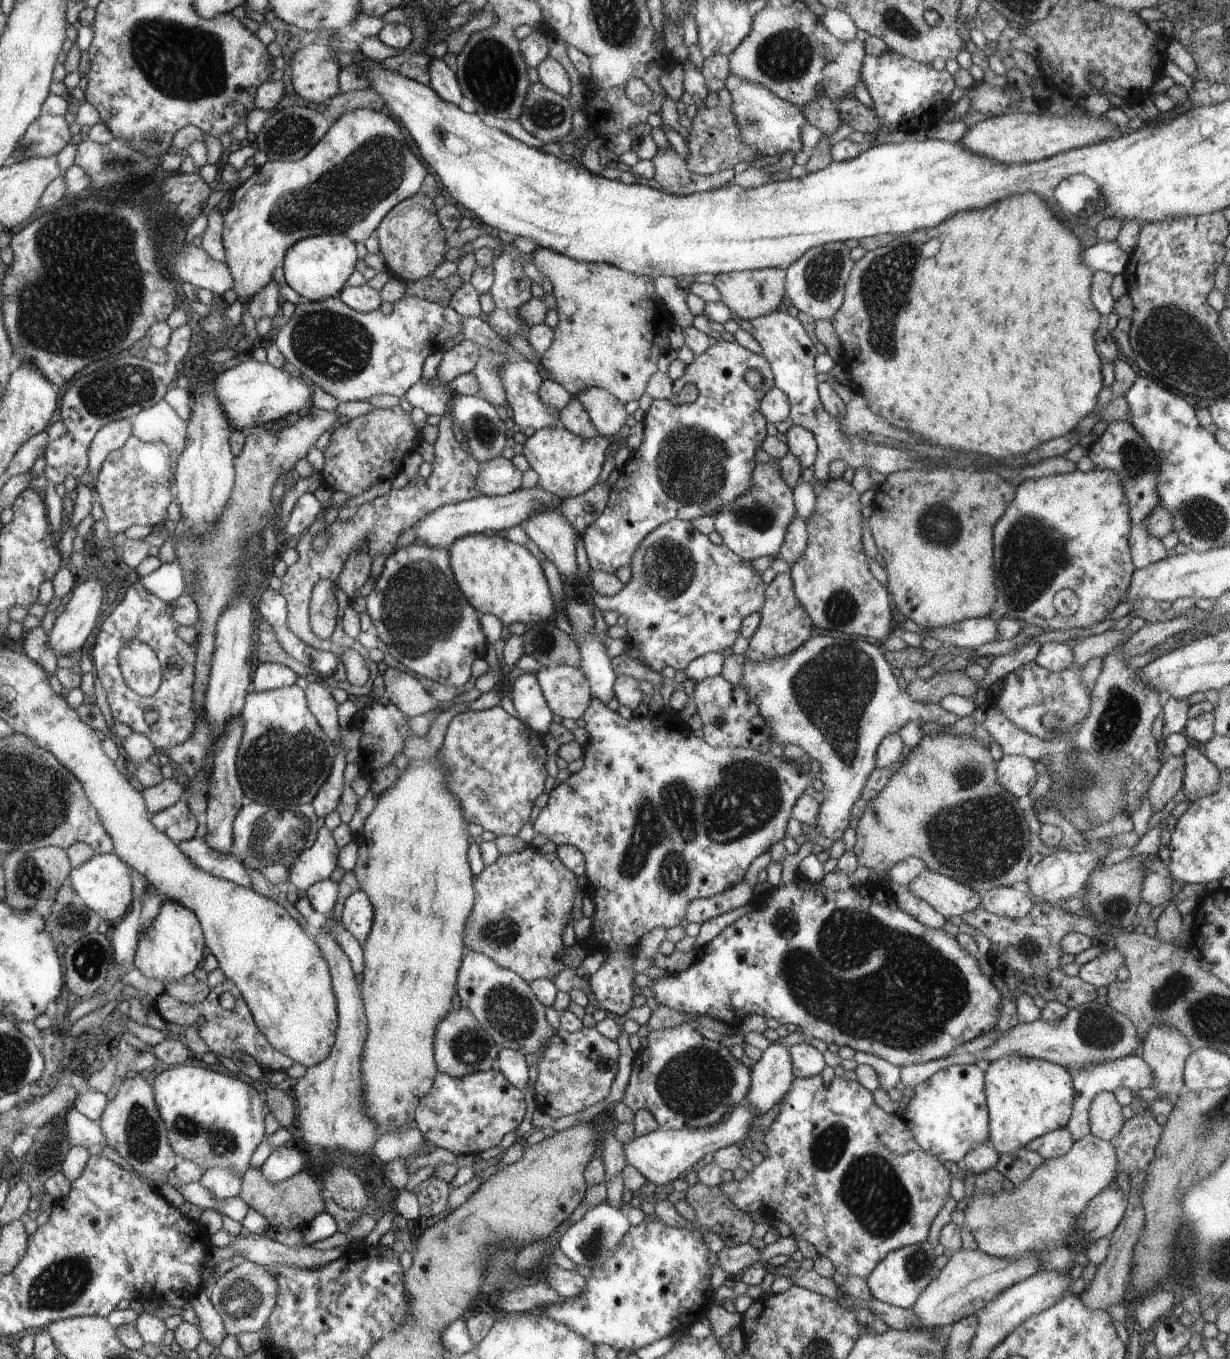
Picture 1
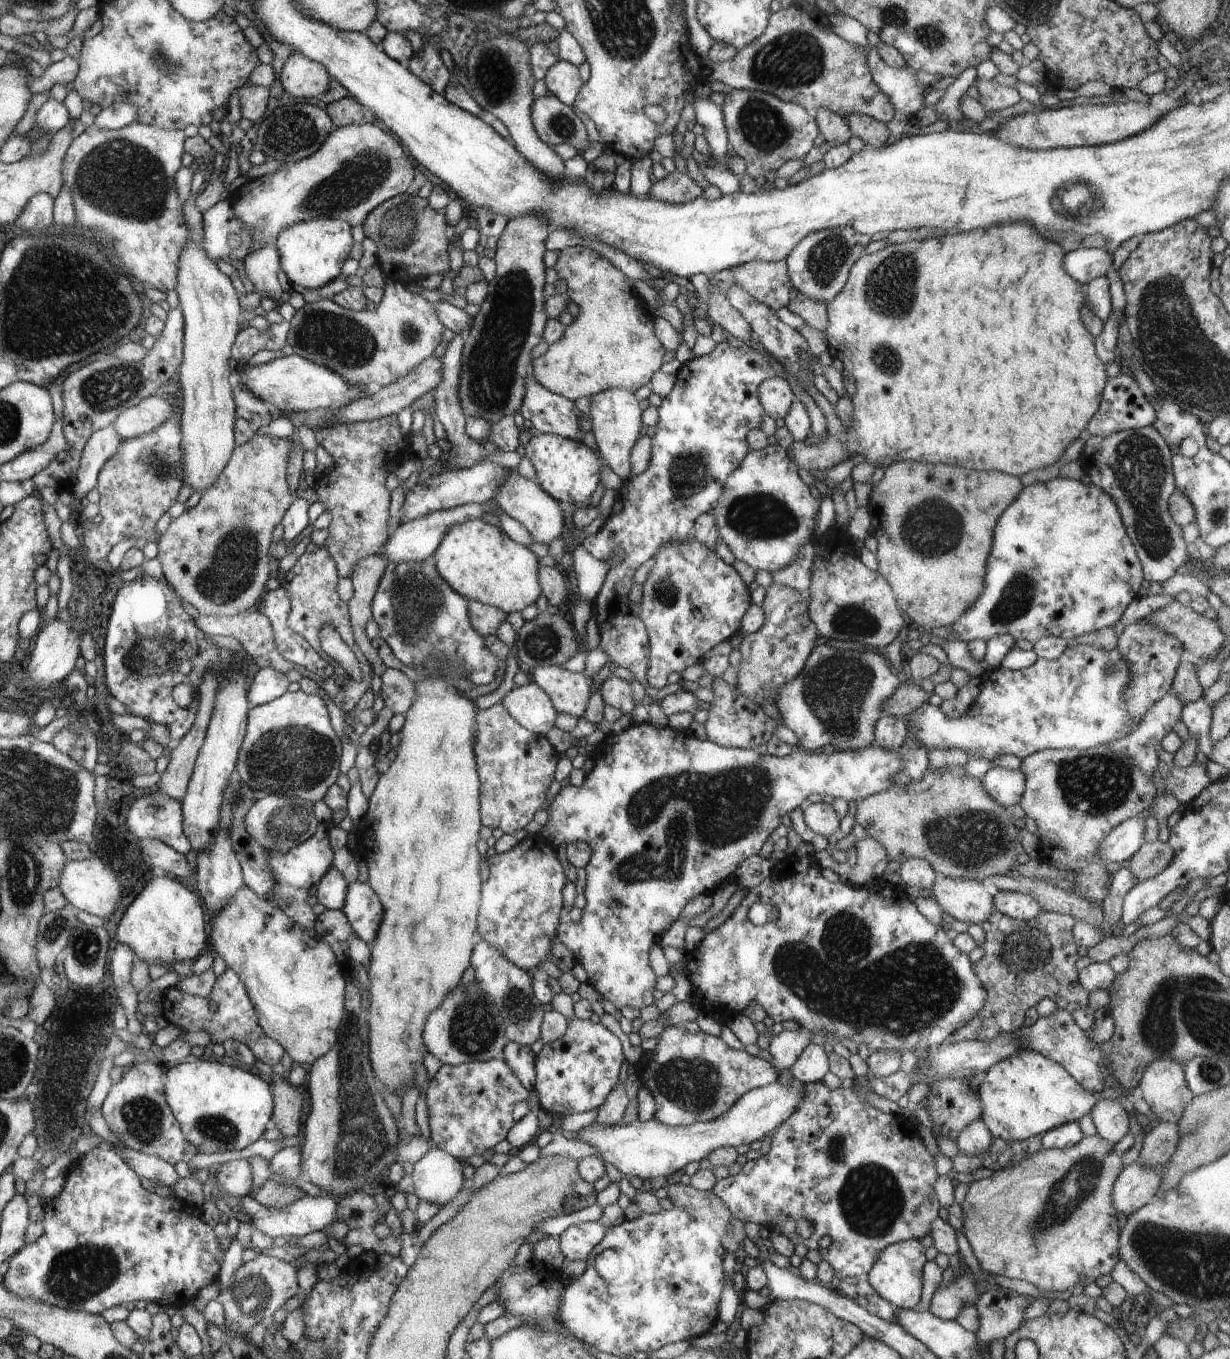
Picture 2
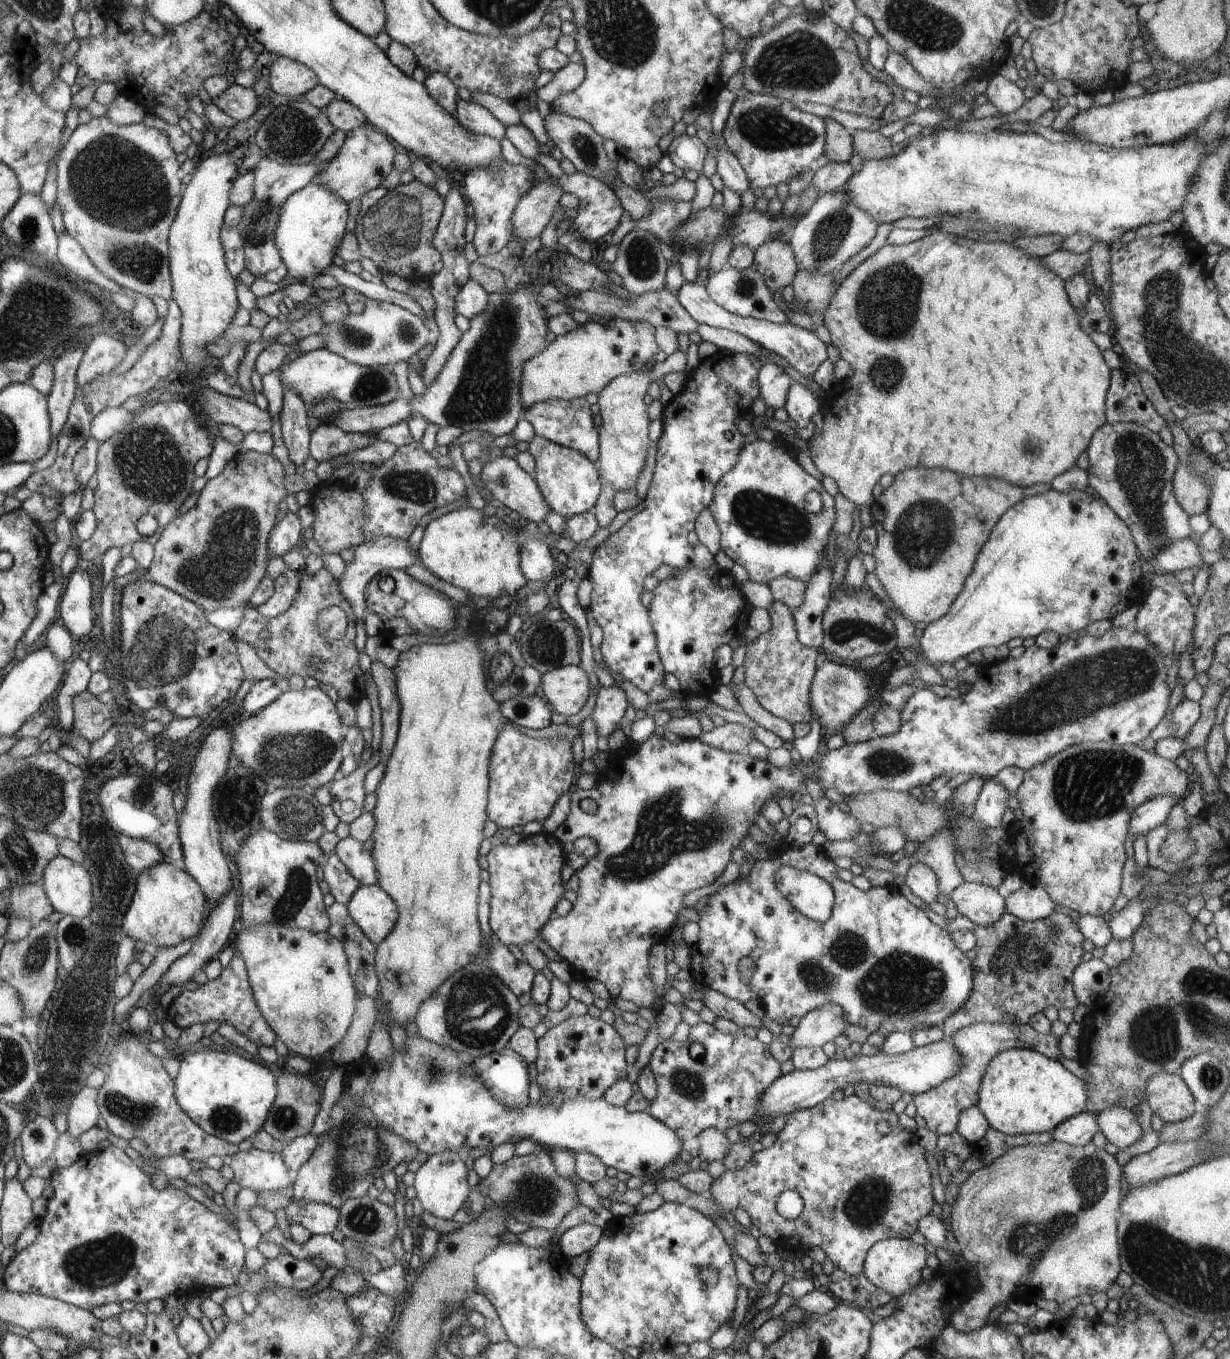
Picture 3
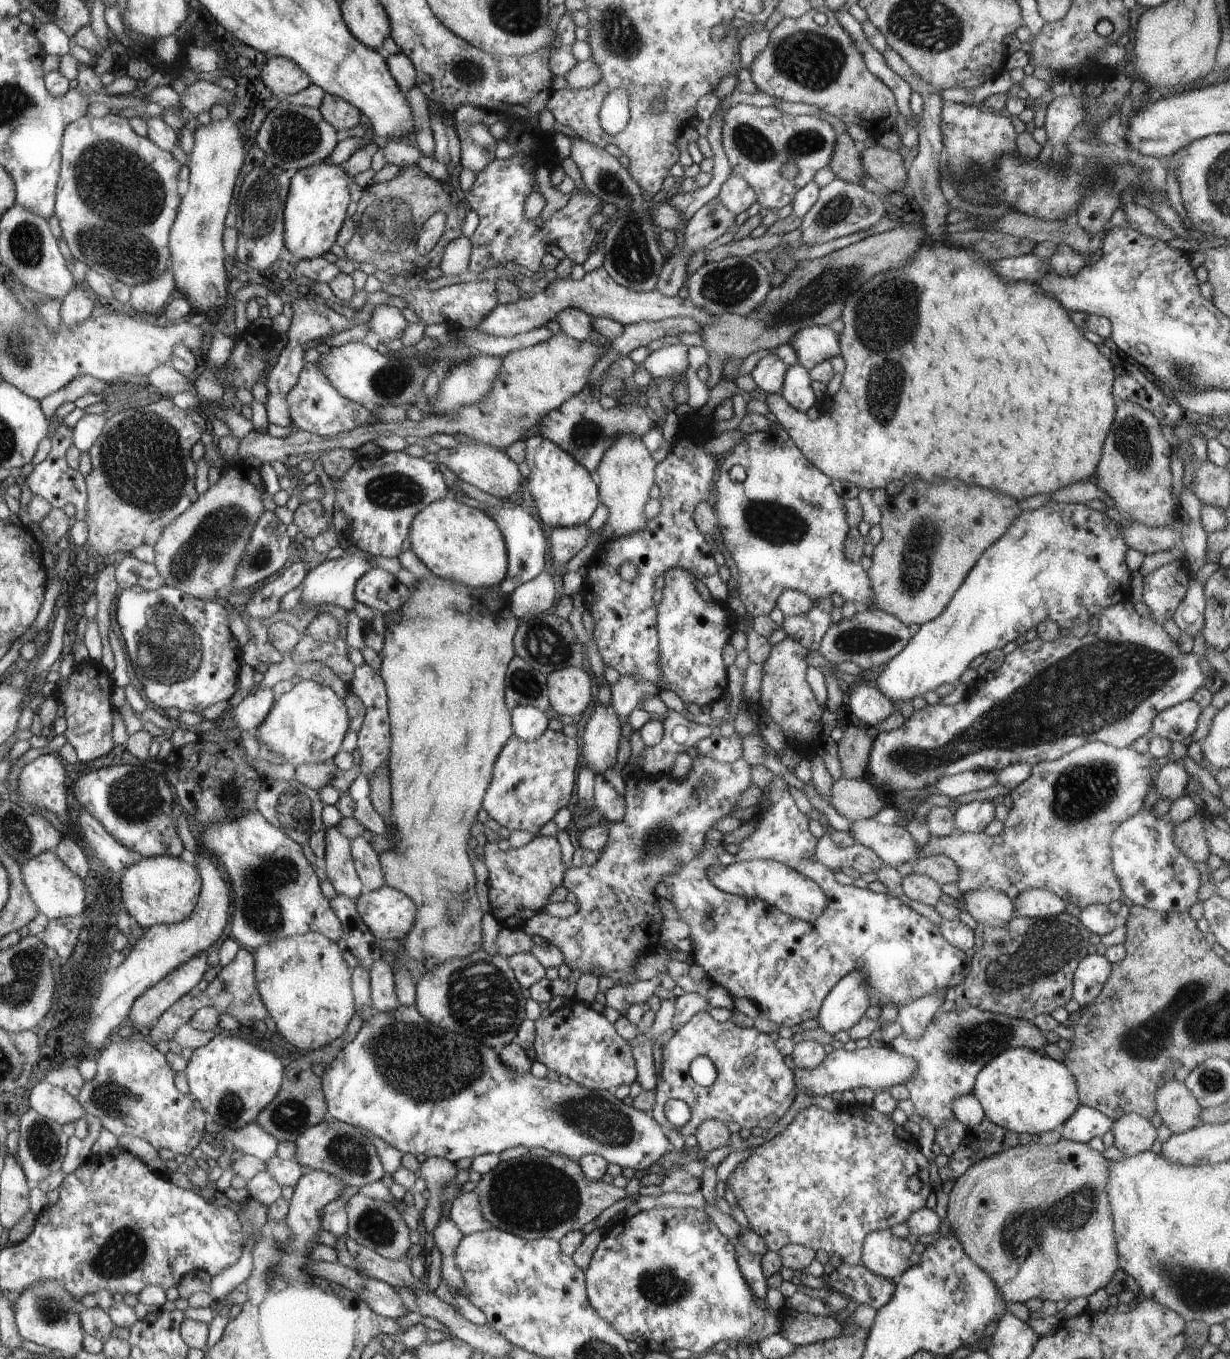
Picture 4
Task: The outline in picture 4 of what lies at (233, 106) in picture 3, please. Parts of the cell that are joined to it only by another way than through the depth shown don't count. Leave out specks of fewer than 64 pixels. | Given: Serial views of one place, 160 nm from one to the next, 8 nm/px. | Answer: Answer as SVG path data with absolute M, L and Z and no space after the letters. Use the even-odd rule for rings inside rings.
M200 79L193 86L188 87L188 90L184 96L181 96L181 110L188 114L192 119L197 117L202 112L208 112L215 104L222 104L227 109L233 107L237 103L237 94L235 91L226 91L218 84L211 83L210 81L203 81Z

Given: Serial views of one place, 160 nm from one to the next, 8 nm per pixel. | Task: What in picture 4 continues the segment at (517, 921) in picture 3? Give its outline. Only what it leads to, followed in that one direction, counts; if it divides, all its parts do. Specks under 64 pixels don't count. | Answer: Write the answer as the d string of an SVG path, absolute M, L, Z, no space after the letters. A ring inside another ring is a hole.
M536 835L527 845L523 845L520 847L510 847L506 851L502 851L496 843L489 843L487 842L484 846L484 860L486 866L489 870L489 878L487 879L486 883L490 887L488 889L488 900L490 903L490 910L489 912L492 913L493 917L496 917L496 920L500 923L500 926L503 926L504 929L520 929L522 926L525 925L526 921L529 921L535 914L542 912L543 907L545 904L548 904L548 898L552 896L552 892L562 884L562 876L565 876L566 869L564 868L564 864L562 863L562 856L560 856L560 845L561 843L558 842L556 837L545 837L541 835Z

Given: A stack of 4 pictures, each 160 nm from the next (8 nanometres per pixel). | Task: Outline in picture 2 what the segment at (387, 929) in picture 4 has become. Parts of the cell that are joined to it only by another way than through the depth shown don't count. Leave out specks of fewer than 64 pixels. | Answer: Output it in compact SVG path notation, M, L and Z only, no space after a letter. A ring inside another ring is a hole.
M354 881L349 884L345 905L341 911L346 915L354 932L370 944L380 930L385 907L368 882Z

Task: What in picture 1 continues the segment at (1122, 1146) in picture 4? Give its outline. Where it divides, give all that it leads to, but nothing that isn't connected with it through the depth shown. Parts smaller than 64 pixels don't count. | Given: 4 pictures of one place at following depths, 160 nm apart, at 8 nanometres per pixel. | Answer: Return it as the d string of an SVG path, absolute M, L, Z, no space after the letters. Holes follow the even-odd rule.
M1102 1091L1094 1096L1088 1114L1091 1134L1105 1141L1111 1141L1124 1122L1122 1106L1112 1091Z

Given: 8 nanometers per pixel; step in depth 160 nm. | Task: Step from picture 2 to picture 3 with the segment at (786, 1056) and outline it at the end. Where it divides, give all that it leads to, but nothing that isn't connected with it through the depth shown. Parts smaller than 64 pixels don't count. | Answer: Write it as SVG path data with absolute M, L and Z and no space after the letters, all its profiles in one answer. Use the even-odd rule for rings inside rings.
M826 1002L824 1006L810 1010L810 1013L800 1020L800 1024L792 1034L791 1048L818 1049L827 1042L834 1041L850 1026L846 1017L845 1009L834 1002Z

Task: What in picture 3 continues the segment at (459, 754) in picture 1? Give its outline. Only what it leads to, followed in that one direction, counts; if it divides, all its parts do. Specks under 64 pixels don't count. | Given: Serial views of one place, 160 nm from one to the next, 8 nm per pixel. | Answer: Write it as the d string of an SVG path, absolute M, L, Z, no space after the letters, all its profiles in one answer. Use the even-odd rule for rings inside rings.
M513 723L502 730L501 736L494 746L493 758L490 762L489 774L489 818L498 828L504 830L514 826L524 827L524 824L532 820L546 820L550 816L554 802L562 792L566 792L576 778L574 772L574 762L572 762L572 752L570 752L570 740L566 738L533 738L527 736L526 731L520 730Z

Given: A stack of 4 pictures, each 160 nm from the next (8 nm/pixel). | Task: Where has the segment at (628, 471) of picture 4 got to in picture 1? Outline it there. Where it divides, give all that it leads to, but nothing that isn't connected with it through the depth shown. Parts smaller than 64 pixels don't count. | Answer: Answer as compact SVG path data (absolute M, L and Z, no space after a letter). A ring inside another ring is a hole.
M592 387L578 393L576 397L602 436L610 438L624 424L632 422L632 416L626 413L625 404L611 391Z

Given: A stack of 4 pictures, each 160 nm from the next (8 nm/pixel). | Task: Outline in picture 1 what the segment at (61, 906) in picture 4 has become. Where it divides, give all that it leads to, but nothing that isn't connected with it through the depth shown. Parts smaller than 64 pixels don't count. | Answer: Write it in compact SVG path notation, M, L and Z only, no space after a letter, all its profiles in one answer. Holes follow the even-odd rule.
M95 853L78 868L71 870L70 884L77 895L106 923L118 920L129 912L133 902L133 877L129 863L125 863L114 853Z

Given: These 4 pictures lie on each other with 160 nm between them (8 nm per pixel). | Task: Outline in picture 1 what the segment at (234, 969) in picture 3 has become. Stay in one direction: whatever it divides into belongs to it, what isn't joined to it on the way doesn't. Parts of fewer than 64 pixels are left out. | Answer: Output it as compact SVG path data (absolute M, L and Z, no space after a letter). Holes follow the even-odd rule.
M226 979L215 988L211 988L207 997L198 1003L181 1003L164 992L154 999L154 1008L161 1018L176 1030L186 1029L188 1026L196 1024L196 1022L202 1022L198 1028L198 1035L209 1046L209 1050L218 1057L232 1058L234 1052L242 1050L242 1052L250 1054L262 1070L270 1073L278 1072L278 1070L286 1071L287 1068L290 1068L294 1064L293 1059L276 1050L266 1040L264 1034L258 1030L245 997L241 994L235 982L230 979ZM223 992L230 992L234 996L236 1003L232 1010L224 1009L220 1005L219 998Z

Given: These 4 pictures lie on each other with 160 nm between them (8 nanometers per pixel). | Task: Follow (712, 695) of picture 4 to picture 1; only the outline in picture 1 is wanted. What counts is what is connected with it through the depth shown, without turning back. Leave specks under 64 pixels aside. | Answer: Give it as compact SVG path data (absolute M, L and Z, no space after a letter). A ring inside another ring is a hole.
M672 519L657 526L648 533L638 545L637 552L629 564L631 568L630 582L623 584L622 590L613 597L592 593L593 604L603 612L616 612L626 618L626 642L636 646L645 657L647 666L658 672L663 683L660 695L663 699L663 709L660 714L664 718L680 720L679 713L670 707L670 698L675 691L672 679L663 675L666 666L674 670L684 670L690 662L706 653L717 653L732 647L740 635L742 620L752 613L760 612L765 601L767 584L752 566L752 561L746 561L734 554L726 545L715 545L708 535L698 532L691 521Z

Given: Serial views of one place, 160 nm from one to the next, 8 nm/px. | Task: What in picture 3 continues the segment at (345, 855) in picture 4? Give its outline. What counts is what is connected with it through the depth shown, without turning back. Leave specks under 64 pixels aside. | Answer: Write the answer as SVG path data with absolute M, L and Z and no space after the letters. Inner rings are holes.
M334 852L328 856L323 867L324 882L328 884L329 894L336 899L336 902L347 904L361 888L361 884Z

